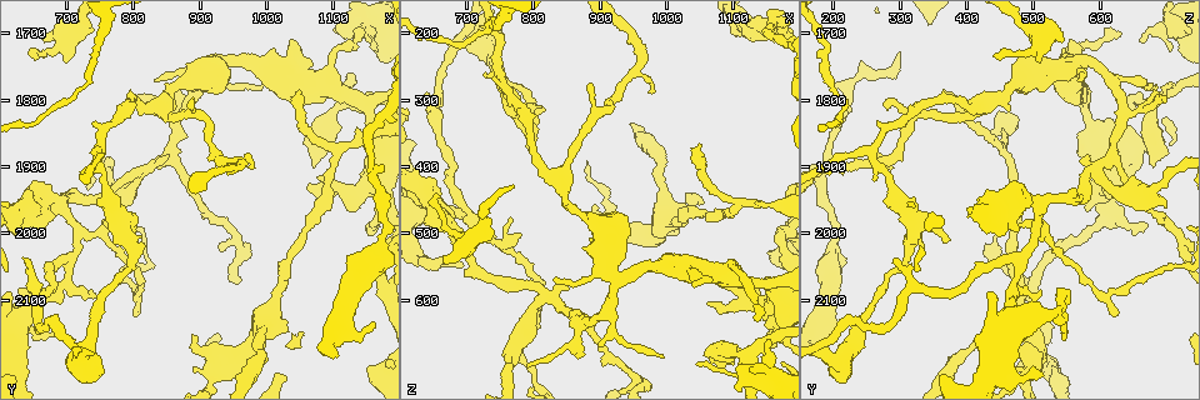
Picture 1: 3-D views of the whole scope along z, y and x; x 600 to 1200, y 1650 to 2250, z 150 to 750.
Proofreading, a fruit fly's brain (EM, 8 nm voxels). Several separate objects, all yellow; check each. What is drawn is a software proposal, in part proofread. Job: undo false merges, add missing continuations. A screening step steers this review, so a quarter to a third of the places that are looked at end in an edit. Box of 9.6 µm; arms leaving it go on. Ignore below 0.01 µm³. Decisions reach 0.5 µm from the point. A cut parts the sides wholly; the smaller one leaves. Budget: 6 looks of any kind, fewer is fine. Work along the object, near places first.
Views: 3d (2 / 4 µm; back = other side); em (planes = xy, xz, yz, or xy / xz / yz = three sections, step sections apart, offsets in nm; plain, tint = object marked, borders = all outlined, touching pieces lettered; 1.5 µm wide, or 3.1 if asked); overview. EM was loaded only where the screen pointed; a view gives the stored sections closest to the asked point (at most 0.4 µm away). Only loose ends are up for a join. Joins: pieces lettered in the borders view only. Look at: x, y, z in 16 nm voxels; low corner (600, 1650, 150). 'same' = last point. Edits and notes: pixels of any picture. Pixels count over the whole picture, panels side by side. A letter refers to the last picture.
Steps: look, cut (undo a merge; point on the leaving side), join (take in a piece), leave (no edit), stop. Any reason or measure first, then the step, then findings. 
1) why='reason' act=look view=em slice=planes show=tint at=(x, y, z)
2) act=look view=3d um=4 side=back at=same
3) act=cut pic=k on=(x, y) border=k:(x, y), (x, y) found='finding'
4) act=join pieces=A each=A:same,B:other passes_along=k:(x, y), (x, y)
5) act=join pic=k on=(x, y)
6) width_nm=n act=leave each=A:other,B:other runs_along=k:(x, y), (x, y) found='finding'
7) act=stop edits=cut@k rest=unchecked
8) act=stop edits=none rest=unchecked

why='stops while still wide' act=look view=3d um=4 at=(1070, 1900, 675)

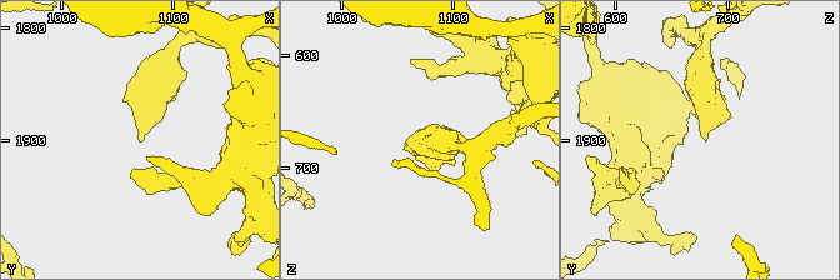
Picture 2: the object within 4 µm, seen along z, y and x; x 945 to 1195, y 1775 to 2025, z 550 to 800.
act=look view=em slice=planes show=borders at=(1068, 1902, 680)

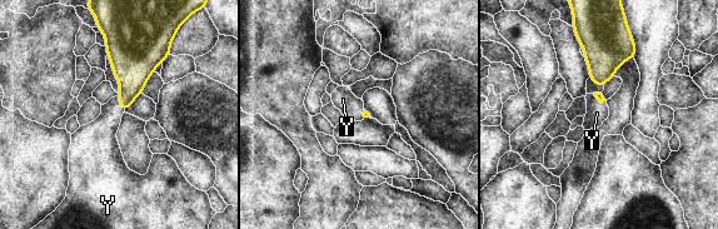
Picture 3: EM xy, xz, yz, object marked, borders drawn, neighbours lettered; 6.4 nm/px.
act=join pieces=Y each=Y:same passes_along=3:(133, 66), (119, 103), (99, 135) found='the neuron continues'

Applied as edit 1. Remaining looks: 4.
why='a narrow waist' act=look view=em slice=planes show=plain at=(815, 2085, 595)

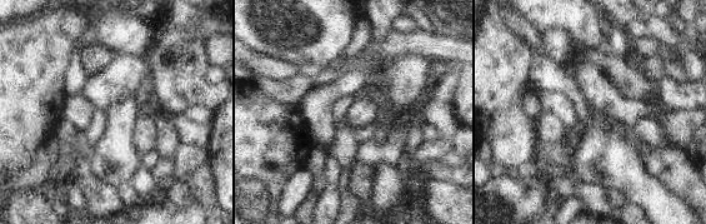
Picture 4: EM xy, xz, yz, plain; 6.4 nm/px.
why='see the neighbours' act=look view=em slice=planes show=borders at=same

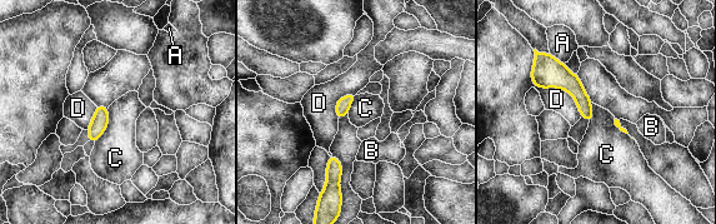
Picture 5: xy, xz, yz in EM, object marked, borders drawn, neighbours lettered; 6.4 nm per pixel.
width_nm=90 act=leave each=A:other,B:other,C:other,D:other border=5:(109, 108), (109, 124), (94, 143) found='one neuron here'

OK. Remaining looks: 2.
why='an open end' act=look view=3d um=4 at=(990, 1780, 685)

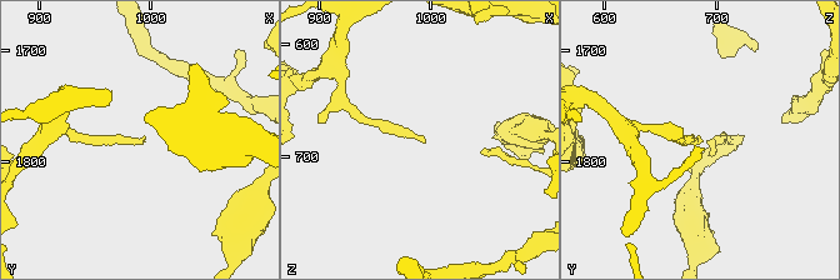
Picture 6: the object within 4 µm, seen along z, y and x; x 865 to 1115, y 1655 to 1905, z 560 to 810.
act=look view=em slice=planes show=borders at=(994, 1780, 688)

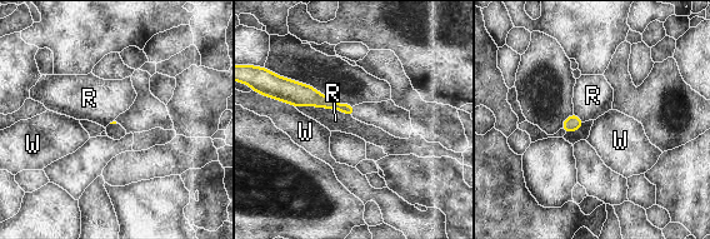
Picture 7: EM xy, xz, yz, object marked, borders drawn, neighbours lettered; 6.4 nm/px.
act=leave each=R:other,W:other runs_along=7:(283, 98), (314, 98), (350, 111) found='none of them fits'

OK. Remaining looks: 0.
act=stop edits=join@3 rest=unchecked

